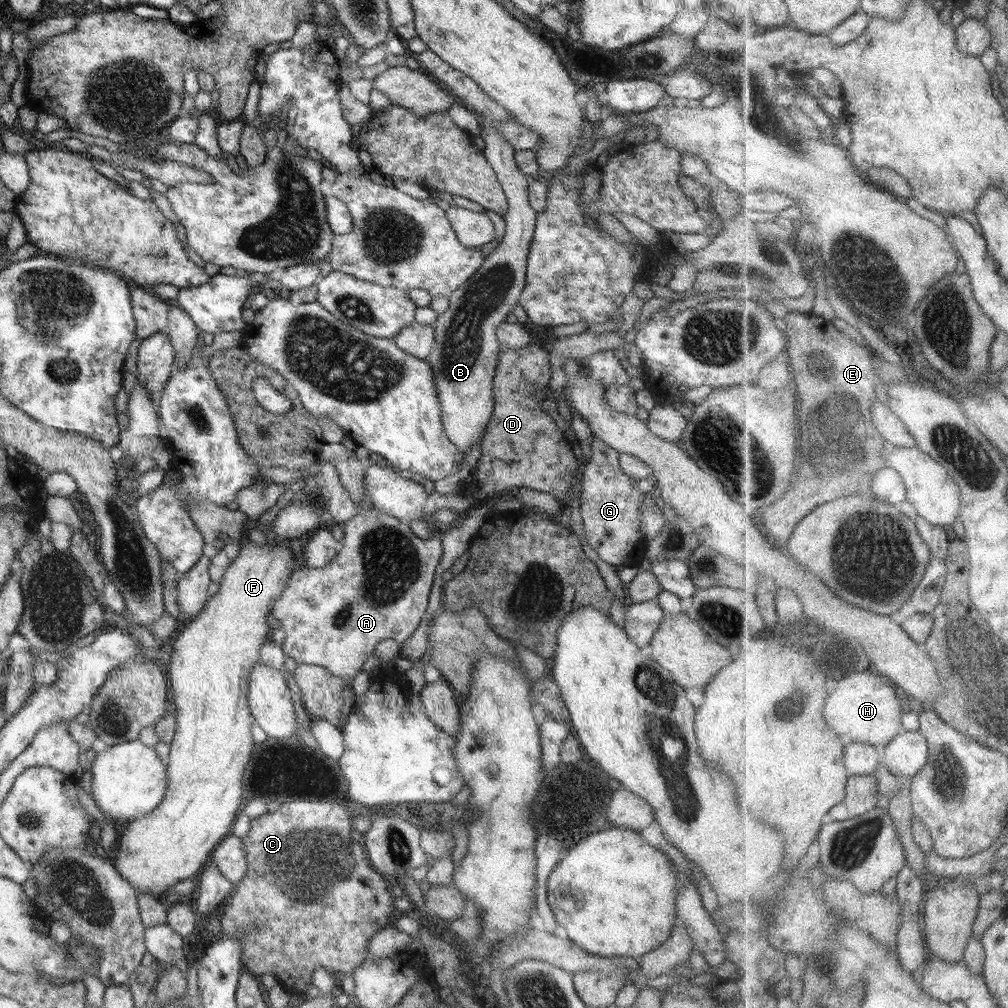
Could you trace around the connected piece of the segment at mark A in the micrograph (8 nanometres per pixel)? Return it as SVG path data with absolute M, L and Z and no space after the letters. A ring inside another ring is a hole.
M324 443L321 459L336 466L339 481L351 500L360 505L362 510L341 524L344 528L344 540L338 555L323 568L302 567L290 575L282 596L273 603L271 613L280 620L281 629L286 633L286 641L281 648L287 656L293 658L297 664L327 668L327 671L344 677L347 684L350 684L353 676L359 673L362 664L381 641L394 640L403 647L412 637L428 610L428 595L436 566L441 563L444 546L440 530L432 538L421 540L402 520L384 514L377 507L368 510L373 505L369 504L368 497L364 497L366 463L359 460L353 450L342 443Z

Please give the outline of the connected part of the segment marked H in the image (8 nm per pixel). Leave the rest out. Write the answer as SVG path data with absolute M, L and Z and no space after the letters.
M856 672L844 678L838 690L830 696L826 706L826 718L830 720L832 728L838 728L838 732L842 732L842 738L846 742L885 746L904 731L906 712L902 708L902 700L896 692L896 685L884 676L879 672Z

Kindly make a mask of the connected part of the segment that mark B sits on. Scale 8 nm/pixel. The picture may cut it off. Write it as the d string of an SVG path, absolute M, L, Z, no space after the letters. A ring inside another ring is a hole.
M482 115L481 137L484 140L482 154L490 164L494 173L504 189L509 204L505 220L505 235L499 245L491 252L484 261L484 264L475 272L458 290L450 296L450 308L444 314L438 315L432 327L435 332L435 343L427 361L430 363L434 373L435 387L438 391L438 398L441 404L442 424L451 443L454 443L465 456L470 446L481 440L485 433L486 425L490 420L495 405L493 393L493 378L503 351L503 346L497 337L497 326L512 314L512 310L519 302L520 295L525 287L525 274L527 269L527 256L533 239L533 232L536 226L538 212L534 211L528 203L528 179L529 177L518 169L514 159L515 149L502 136L495 125L495 121L486 115Z

